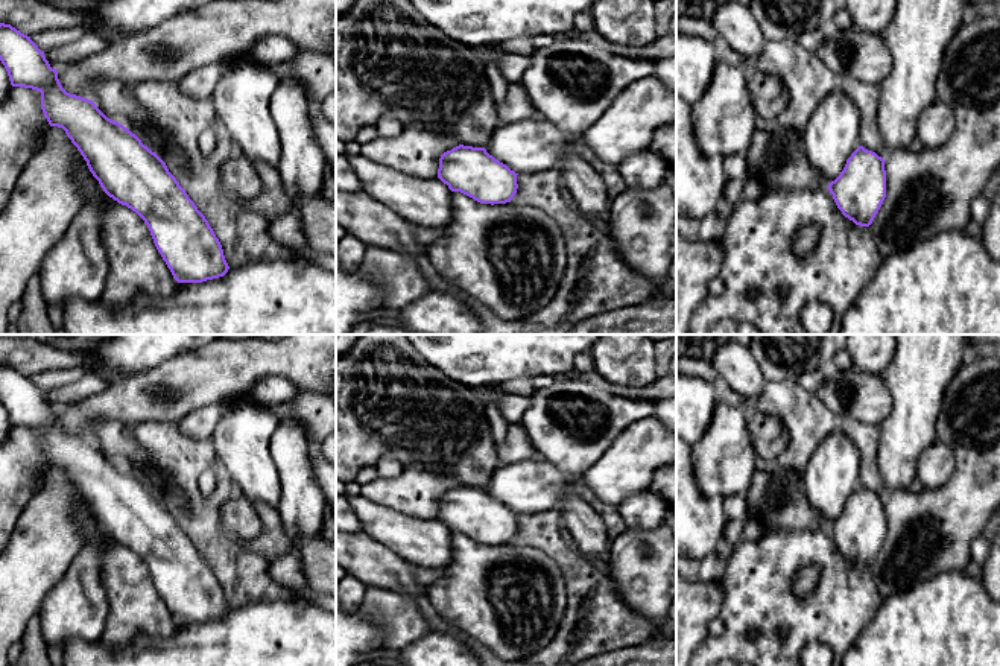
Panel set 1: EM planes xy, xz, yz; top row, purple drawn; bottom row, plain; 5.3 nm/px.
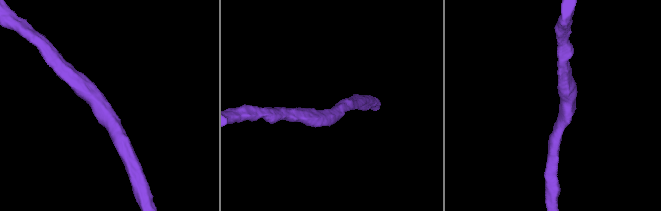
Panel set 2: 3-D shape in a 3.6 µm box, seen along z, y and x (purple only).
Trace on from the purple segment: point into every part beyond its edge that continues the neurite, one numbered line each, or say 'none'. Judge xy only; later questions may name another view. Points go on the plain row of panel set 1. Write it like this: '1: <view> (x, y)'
none

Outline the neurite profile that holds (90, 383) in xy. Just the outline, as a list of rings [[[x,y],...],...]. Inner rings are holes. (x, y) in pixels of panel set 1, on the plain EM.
[[[87,373],[81,380],[52,389],[46,392],[44,397],[52,409],[59,411],[103,391],[106,386],[108,383],[100,376]]]

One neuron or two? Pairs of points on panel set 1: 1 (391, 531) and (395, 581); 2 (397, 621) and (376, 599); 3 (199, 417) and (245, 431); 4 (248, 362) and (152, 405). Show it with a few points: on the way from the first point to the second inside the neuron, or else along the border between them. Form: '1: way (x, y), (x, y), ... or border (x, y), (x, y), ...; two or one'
1: border (363, 531), (415, 567); two
2: way (392, 616), (380, 604); one
3: border (225, 400), (227, 412), (208, 438); two
4: way (224, 368), (192, 379), (177, 388); one

